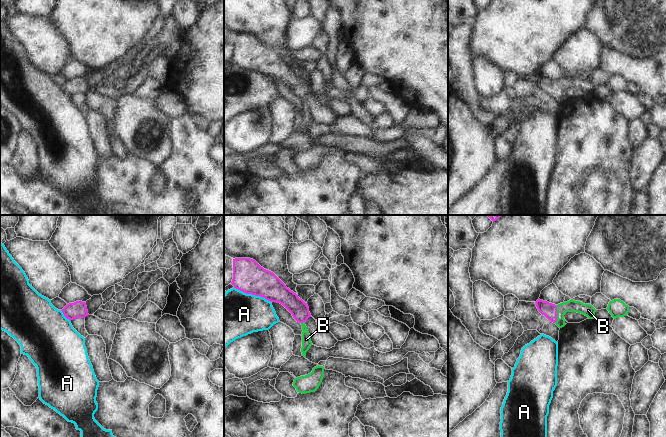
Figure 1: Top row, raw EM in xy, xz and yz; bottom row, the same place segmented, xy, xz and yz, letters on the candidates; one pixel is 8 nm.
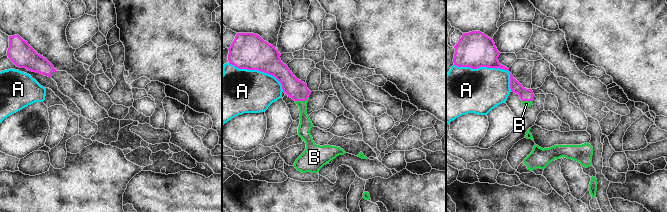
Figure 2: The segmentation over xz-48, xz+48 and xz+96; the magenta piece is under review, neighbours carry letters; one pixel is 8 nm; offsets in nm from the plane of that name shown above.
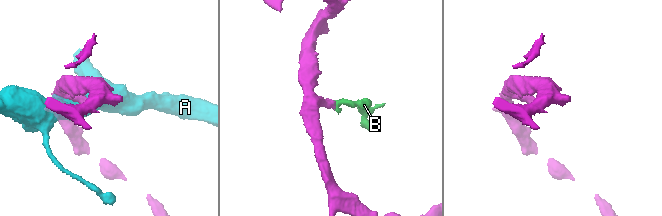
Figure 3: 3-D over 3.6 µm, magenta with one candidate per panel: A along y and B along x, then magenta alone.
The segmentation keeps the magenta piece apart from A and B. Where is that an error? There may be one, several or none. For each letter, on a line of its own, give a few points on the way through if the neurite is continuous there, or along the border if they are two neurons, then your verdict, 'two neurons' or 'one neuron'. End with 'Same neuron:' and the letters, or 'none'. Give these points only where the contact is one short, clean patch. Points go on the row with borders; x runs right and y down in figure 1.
A: two neurons
B: way yz (549, 310), (556, 314), (562, 308), (570, 306); one neuron
Same neuron: B

